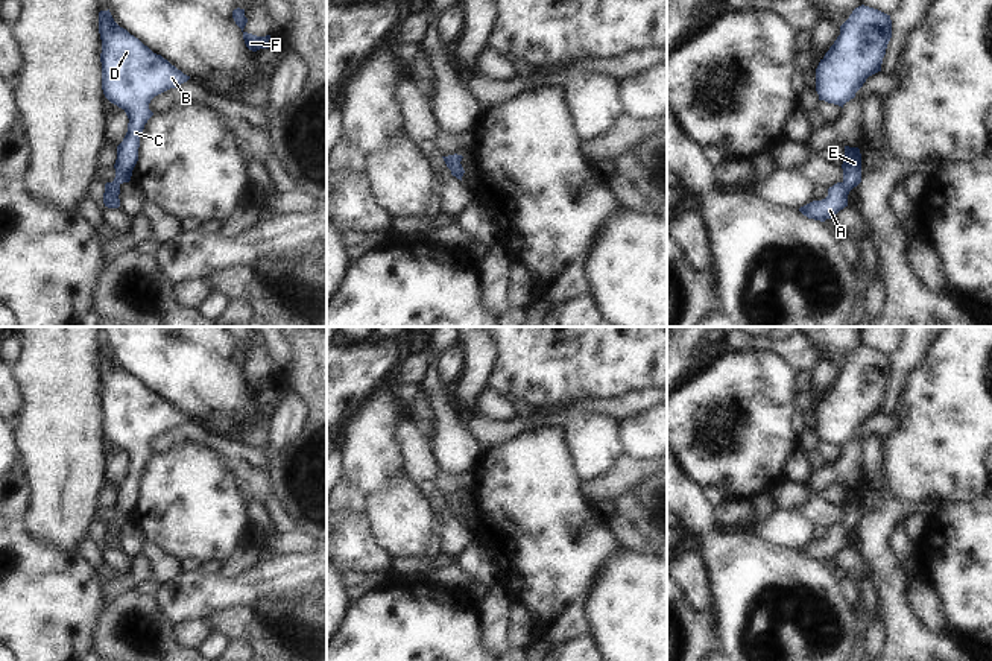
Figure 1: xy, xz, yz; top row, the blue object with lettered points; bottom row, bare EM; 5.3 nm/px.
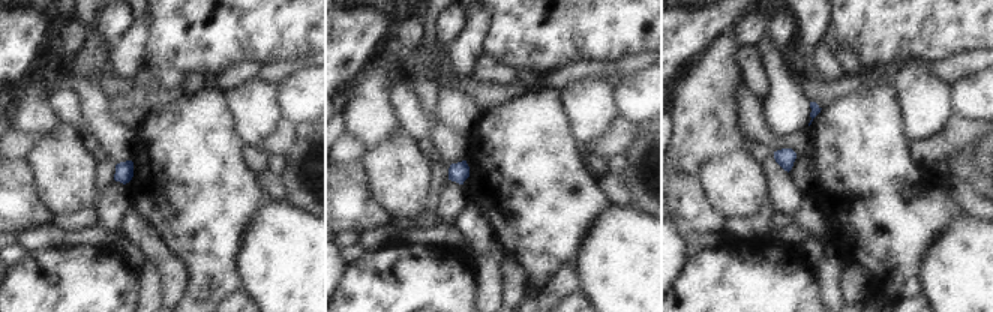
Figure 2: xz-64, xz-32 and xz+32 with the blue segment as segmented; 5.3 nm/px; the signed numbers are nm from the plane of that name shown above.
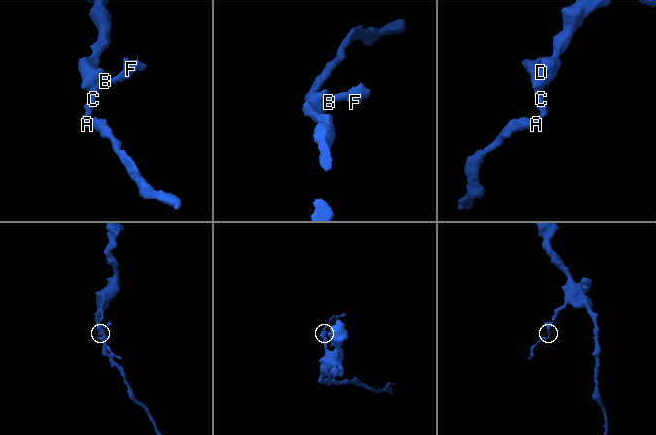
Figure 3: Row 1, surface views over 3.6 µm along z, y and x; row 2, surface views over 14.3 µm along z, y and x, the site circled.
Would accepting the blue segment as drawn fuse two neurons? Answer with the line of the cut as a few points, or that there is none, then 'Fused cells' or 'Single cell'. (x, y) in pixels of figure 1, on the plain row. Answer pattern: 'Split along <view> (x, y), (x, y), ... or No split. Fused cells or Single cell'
No split. Single cell.

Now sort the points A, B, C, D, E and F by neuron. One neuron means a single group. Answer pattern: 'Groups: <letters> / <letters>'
Groups: A B C D E F.

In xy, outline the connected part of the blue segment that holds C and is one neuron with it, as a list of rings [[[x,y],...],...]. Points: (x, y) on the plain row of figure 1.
[[[109,349],[99,353],[99,374],[103,435],[129,459],[128,473],[117,486],[115,518],[105,524],[103,533],[105,547],[118,549],[120,526],[131,521],[138,501],[140,477],[153,456],[149,450],[150,441],[187,422],[190,416],[120,368]]]

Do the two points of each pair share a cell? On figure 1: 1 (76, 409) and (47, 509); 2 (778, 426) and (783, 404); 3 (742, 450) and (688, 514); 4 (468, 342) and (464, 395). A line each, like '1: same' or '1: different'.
1: same
2: same
3: different
4: same

